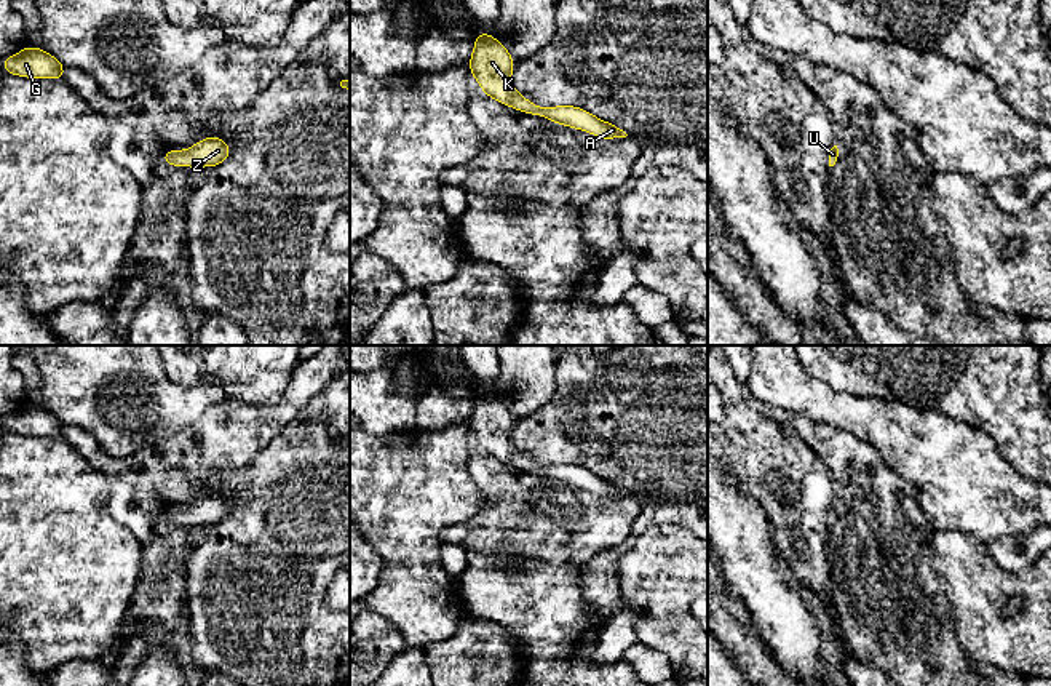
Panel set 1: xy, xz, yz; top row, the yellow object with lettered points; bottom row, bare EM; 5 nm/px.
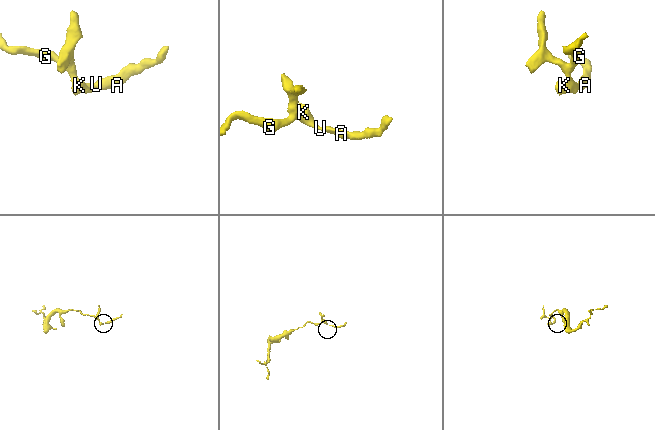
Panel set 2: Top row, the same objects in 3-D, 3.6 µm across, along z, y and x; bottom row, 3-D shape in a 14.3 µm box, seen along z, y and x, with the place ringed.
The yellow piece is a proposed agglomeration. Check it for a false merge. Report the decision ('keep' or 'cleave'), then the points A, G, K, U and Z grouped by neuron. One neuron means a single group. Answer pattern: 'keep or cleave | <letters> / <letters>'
keep | A G K U Z

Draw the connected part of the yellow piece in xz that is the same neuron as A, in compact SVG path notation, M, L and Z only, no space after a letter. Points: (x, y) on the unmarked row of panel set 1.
M481 390L474 398L470 416L470 430L478 438L487 456L494 456L503 464L519 470L545 475L553 481L583 488L601 497L626 496L628 493L617 483L604 480L585 467L575 464L540 465L526 457L511 443L514 417L503 401L487 390Z

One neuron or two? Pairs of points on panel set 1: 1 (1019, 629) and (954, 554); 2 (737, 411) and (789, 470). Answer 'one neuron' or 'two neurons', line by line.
1: one neuron
2: one neuron

